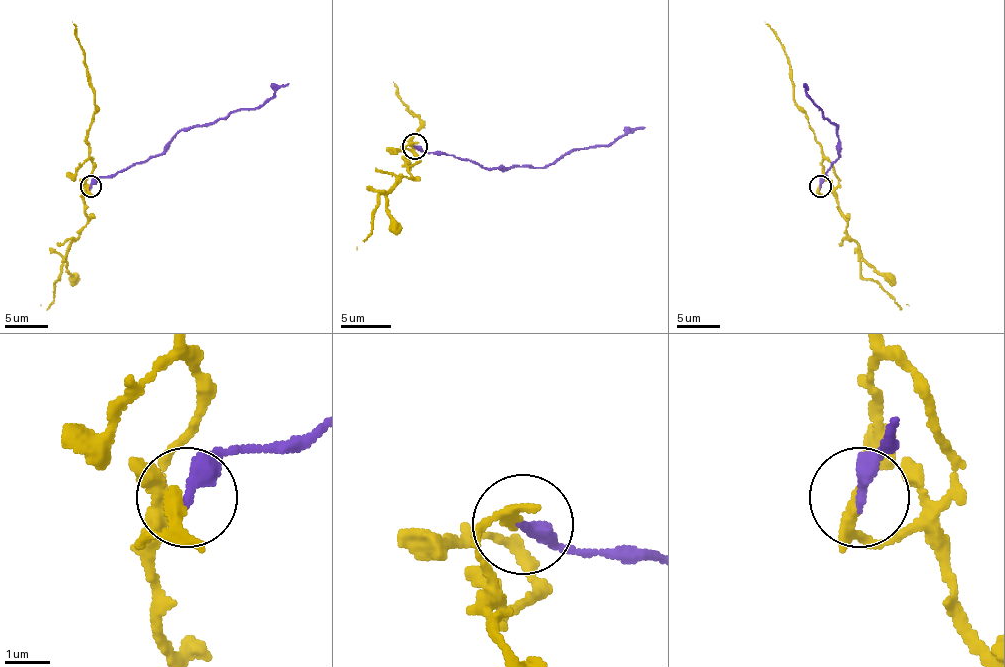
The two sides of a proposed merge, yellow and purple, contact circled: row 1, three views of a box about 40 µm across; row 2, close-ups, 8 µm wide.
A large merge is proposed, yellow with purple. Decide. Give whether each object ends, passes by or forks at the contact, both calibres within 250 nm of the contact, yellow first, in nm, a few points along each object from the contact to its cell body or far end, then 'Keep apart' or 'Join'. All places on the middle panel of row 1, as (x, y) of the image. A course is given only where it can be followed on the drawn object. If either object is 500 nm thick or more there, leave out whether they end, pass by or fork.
At the ring yellow passes by. At the ring purple ends. Thickness 240 nm (yellow) against 360 nm. Course of yellow: (412, 147), (410, 144), (405, 154), (410, 167), (417, 162), (410, 139), (417, 132), (420, 119), (392, 81). Course of purple: (415, 147), (485, 167), (548, 167), (571, 152), (609, 147), (626, 132), (644, 127). Keep apart

